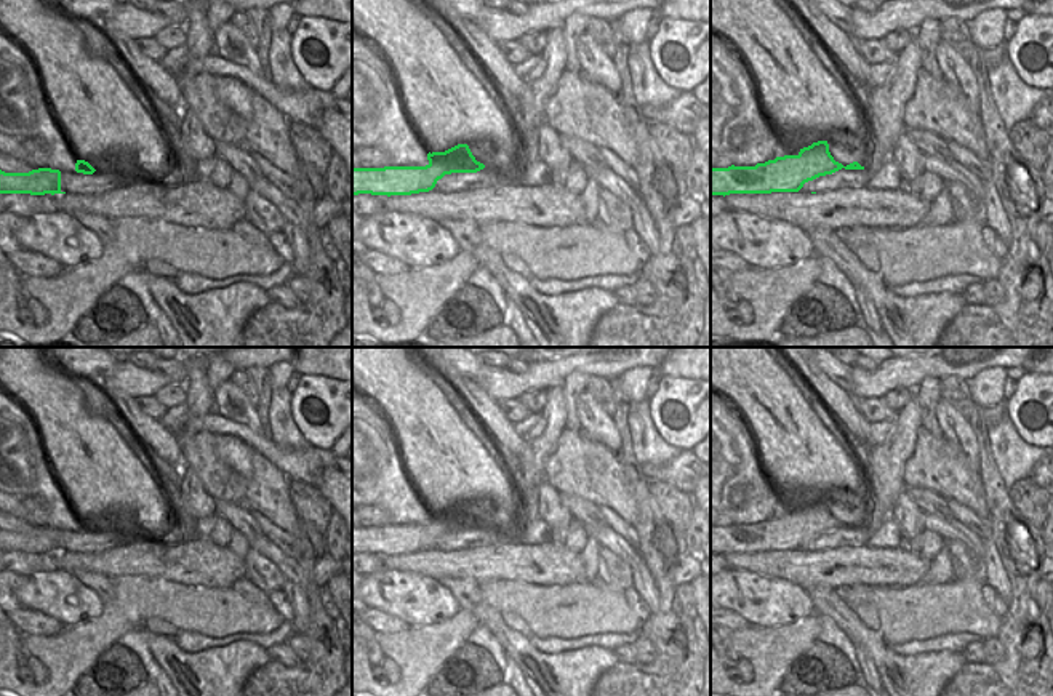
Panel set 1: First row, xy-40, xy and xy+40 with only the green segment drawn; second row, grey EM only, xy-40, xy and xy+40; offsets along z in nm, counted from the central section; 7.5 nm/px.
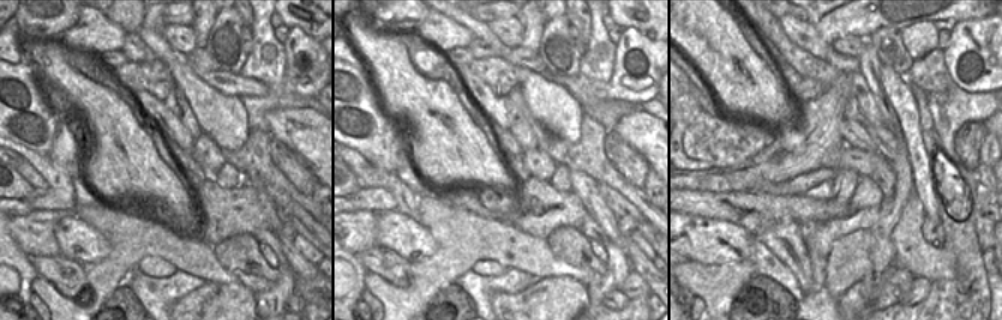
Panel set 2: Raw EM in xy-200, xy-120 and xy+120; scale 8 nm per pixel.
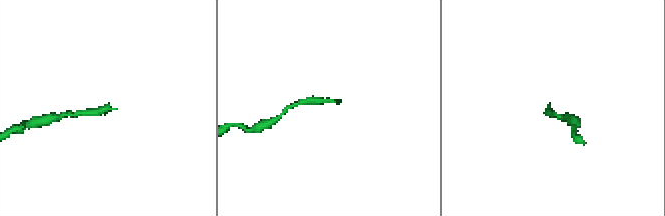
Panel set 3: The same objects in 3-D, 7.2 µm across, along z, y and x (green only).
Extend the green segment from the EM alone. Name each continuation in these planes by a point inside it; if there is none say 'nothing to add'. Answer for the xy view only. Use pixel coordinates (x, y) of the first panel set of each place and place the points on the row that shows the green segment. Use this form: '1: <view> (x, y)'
1: xy (484, 151)

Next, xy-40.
nothing to add

